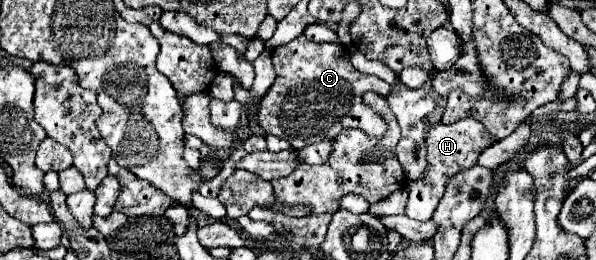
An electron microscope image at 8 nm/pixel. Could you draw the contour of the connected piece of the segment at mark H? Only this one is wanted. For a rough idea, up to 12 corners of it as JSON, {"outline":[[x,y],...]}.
{"outline":[[465,118],[427,132],[427,172],[409,182],[405,214],[431,220],[449,176],[495,144]]}

